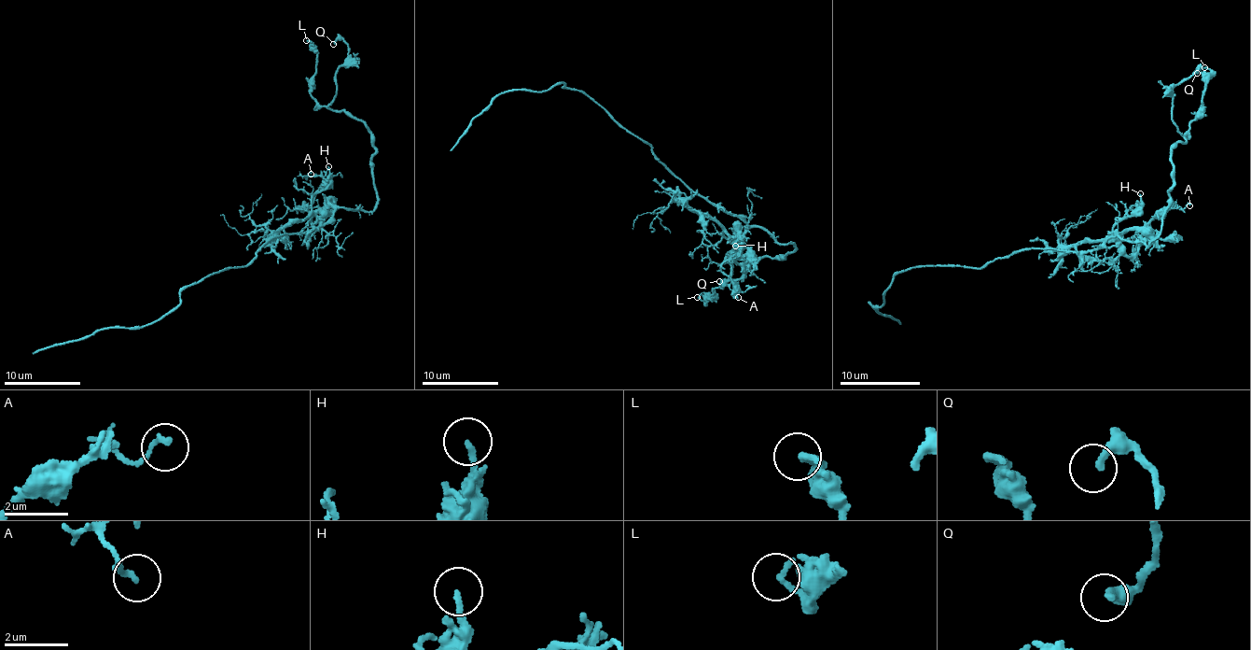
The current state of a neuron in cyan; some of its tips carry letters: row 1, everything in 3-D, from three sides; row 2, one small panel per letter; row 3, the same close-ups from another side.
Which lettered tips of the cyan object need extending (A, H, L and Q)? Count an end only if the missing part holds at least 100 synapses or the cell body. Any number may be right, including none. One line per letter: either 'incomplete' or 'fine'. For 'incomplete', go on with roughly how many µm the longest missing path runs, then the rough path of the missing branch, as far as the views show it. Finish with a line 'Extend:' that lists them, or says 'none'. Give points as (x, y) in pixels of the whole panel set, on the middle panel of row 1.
A: fine
H: fine
L: fine
Q: fine
Extend: none

